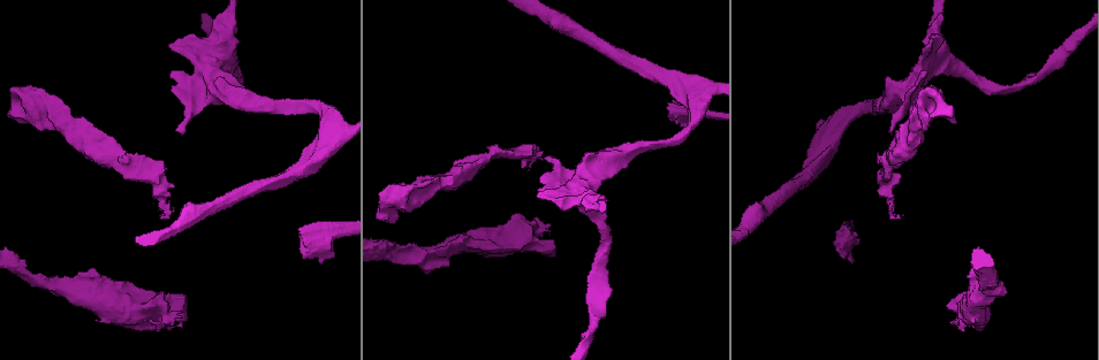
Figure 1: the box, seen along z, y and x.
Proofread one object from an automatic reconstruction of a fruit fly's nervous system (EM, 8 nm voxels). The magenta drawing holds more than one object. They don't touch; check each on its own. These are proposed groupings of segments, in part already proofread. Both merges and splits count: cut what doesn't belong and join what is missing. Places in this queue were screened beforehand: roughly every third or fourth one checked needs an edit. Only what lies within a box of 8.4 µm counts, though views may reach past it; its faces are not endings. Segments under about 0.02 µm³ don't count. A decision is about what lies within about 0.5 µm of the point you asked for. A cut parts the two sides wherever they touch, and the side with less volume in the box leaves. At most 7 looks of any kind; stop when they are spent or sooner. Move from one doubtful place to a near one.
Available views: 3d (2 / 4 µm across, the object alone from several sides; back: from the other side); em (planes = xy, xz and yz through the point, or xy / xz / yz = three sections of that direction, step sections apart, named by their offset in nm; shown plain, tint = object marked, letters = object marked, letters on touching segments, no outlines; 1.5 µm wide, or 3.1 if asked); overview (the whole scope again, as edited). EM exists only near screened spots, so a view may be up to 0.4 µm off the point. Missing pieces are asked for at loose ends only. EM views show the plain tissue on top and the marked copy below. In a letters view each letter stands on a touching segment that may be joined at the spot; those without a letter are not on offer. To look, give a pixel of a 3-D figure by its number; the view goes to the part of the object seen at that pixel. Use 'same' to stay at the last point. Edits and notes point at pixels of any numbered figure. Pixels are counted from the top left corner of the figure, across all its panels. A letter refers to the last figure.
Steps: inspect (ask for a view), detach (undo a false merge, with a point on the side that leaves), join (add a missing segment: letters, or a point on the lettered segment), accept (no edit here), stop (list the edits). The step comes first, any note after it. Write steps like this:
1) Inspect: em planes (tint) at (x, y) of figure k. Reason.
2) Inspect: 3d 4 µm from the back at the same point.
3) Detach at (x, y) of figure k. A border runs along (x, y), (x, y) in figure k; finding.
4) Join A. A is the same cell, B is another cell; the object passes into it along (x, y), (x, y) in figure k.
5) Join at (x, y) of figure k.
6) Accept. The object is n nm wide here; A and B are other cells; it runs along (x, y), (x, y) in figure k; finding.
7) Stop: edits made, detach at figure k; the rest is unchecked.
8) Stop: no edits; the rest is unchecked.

Inspect: 3d 4 µm at (176, 89) of figure 1. Closes a loop.

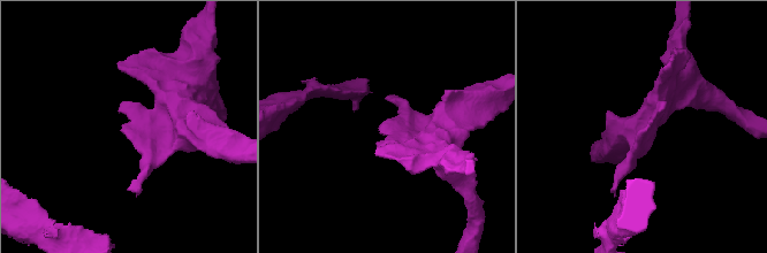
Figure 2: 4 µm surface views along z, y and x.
Inspect: em planes (letters) at (647, 127) of figure 2.

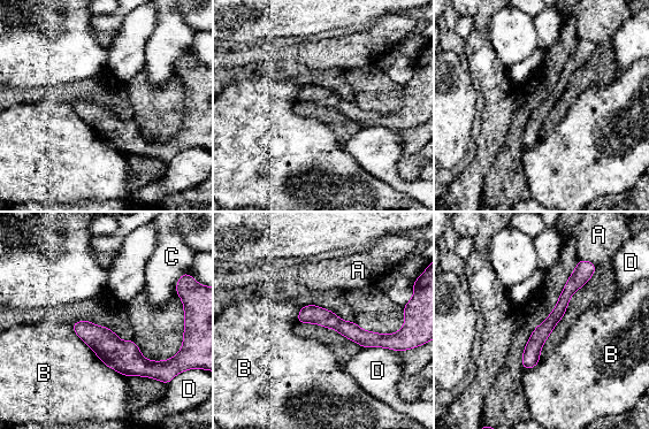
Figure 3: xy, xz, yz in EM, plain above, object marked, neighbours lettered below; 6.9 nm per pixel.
Accept. A, B, C and D are other cells; a border runs along (70, 326), (107, 366), (126, 375) in figure 3; one cell here.

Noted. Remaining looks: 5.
Inspect: 3d 2 µm at (478, 163) of figure 1. Thick turns thin.

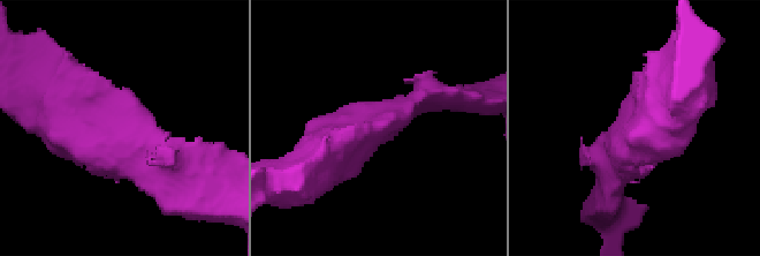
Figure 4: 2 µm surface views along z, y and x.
Inspect: em planes (letters) at (121, 147) of figure 4. The arms are 200, 400 nm wide.

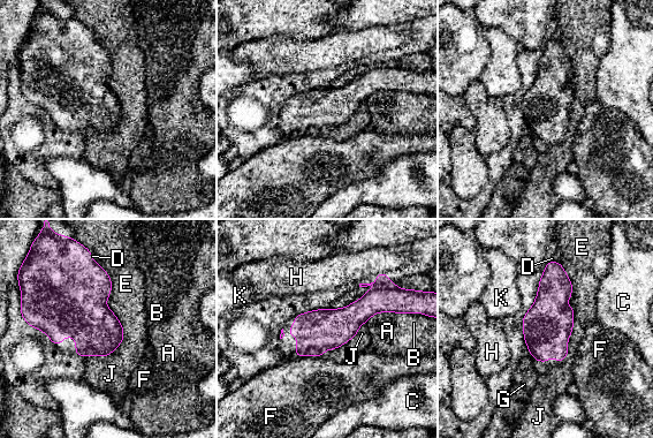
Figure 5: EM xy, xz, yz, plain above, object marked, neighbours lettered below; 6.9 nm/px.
Accept. The object is 280 nm wide here; A, B, C, D, E, F, G, H, J and K are other cells; one cell here.

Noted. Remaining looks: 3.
Inspect: 3d 4 µm at (107, 301) of figure 1. Thick turns thin.

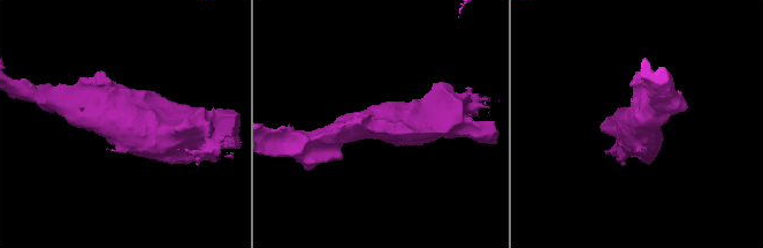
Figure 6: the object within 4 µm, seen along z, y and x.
Inspect: em planes (letters) at (381, 120) of figure 6.

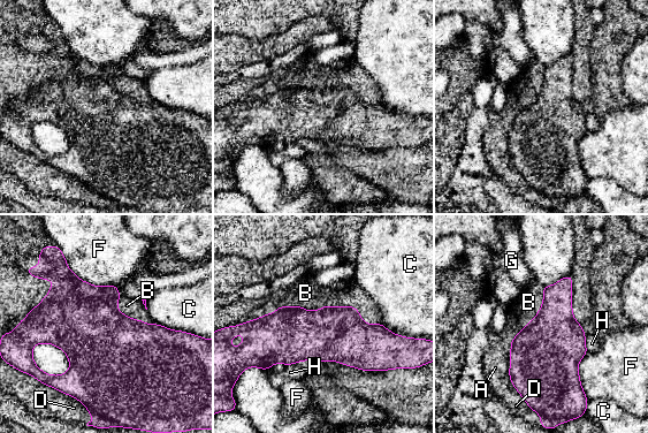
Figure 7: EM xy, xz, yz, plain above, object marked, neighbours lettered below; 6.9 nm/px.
Accept. The object is 380 nm wide here; A, B, C, D, F, G and H are other cells; all the same cell.

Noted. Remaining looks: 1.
Stop: no edits; the rest is unchecked.

